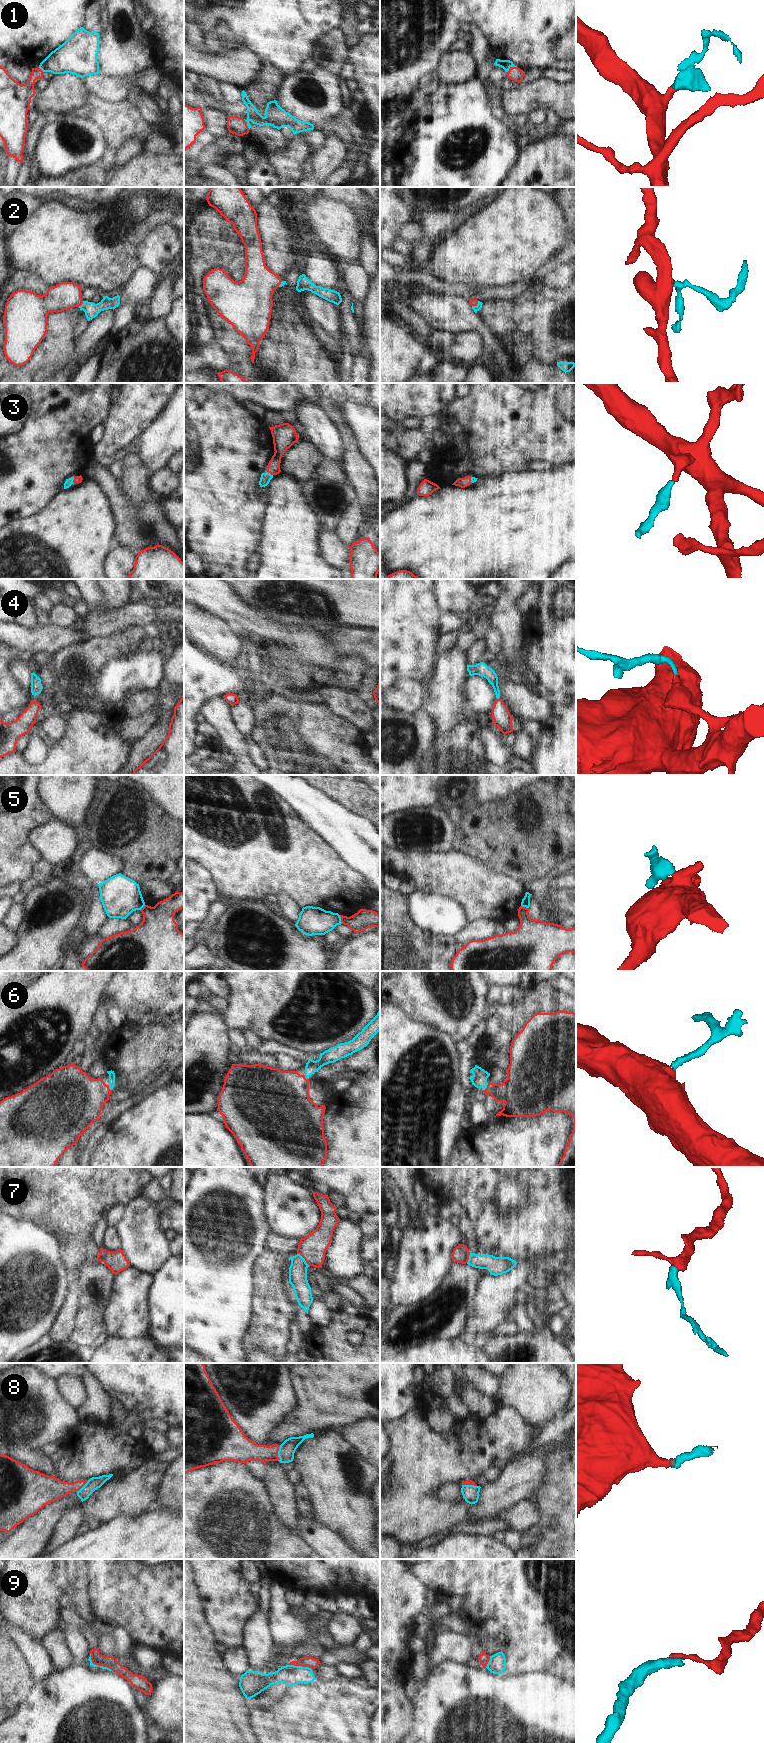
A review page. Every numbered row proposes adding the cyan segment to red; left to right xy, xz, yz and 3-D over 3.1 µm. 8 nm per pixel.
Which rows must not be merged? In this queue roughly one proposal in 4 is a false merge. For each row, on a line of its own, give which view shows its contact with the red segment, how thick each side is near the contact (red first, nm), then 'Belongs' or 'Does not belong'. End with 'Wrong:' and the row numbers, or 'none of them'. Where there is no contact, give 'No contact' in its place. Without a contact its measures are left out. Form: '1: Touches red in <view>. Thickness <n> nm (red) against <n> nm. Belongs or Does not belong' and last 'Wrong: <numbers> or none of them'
1: Touches red in yz. Thickness 110 nm (red) against 80 nm. Belongs
2: Touches red in xy. Thickness 220 nm (red) against 120 nm. Belongs
3: Touches red in xy. Thickness 60 nm (red) against 60 nm. Belongs
4: Touches red in yz. Thickness 150 nm (red) against 100 nm. Belongs
5: Touches red in xz. Thickness 160 nm (red) against 220 nm. Does not belong
6: Touches red in xz. Thickness 440 nm (red) against 100 nm. Belongs
7: Touches red in xz. Thickness 220 nm (red) against 140 nm. Belongs
8: Touches red in xz. Thickness 180 nm (red) against 130 nm. Belongs
9: Touches red in xy. Thickness 100 nm (red) against 30 nm. Does not belong
Wrong: 5, 9

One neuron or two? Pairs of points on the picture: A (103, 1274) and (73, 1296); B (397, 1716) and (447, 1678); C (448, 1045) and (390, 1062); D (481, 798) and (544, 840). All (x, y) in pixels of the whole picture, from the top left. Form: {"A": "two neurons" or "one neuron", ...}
{"A": "two neurons", "B": "two neurons", "C": "one neuron", "D": "two neurons"}

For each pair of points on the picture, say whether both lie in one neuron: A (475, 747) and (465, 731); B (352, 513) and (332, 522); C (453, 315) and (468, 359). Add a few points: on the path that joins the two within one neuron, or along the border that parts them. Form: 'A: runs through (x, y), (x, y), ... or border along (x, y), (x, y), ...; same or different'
A: runs through (471, 743), (466, 738), (466, 735); same
B: border along (355, 503), (343, 512), (334, 530); different
C: border along (457, 335), (476, 329), (482, 340); different

